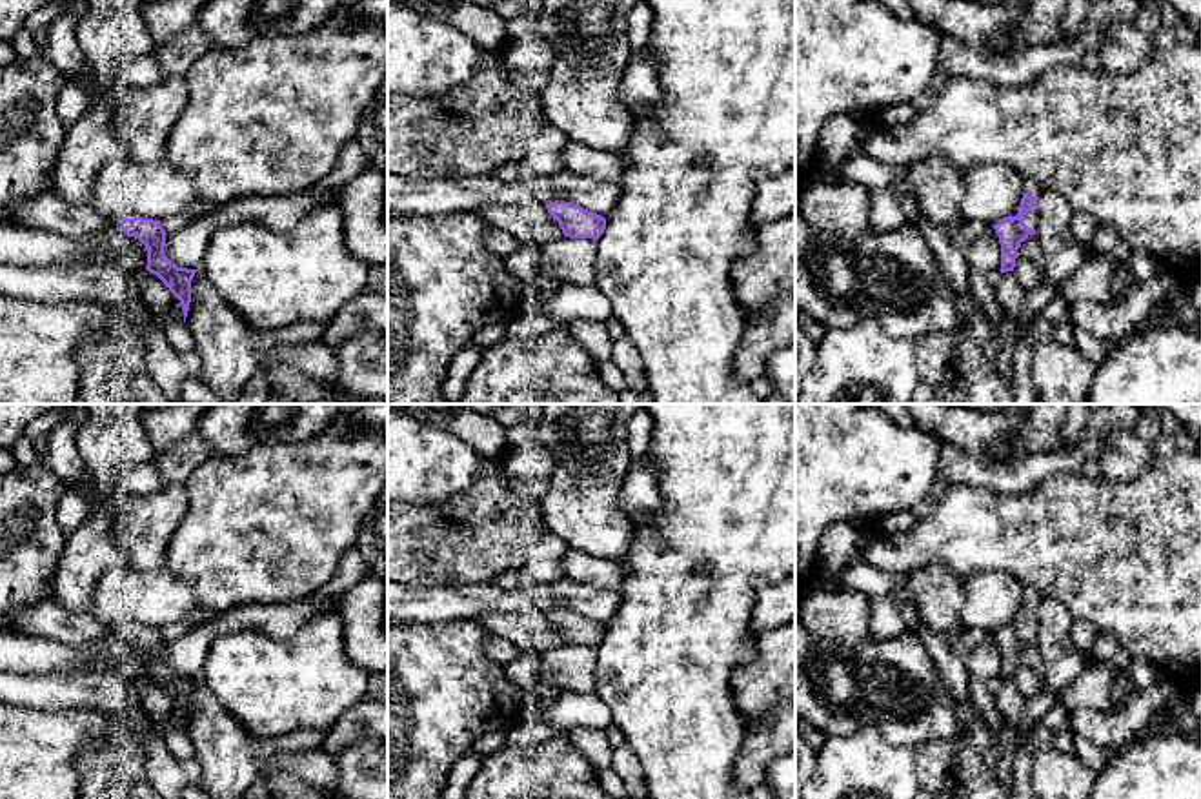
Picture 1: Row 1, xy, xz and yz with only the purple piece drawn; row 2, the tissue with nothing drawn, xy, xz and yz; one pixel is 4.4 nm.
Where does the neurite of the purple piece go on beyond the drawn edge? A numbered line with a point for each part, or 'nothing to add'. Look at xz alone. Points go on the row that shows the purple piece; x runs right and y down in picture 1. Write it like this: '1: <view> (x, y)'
nothing to add

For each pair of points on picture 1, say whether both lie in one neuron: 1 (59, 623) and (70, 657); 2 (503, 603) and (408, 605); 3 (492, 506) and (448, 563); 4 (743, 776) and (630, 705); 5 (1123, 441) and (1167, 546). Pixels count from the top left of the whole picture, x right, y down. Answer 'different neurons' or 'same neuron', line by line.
1: different neurons
2: same neuron
3: same neuron
4: different neurons
5: different neurons

